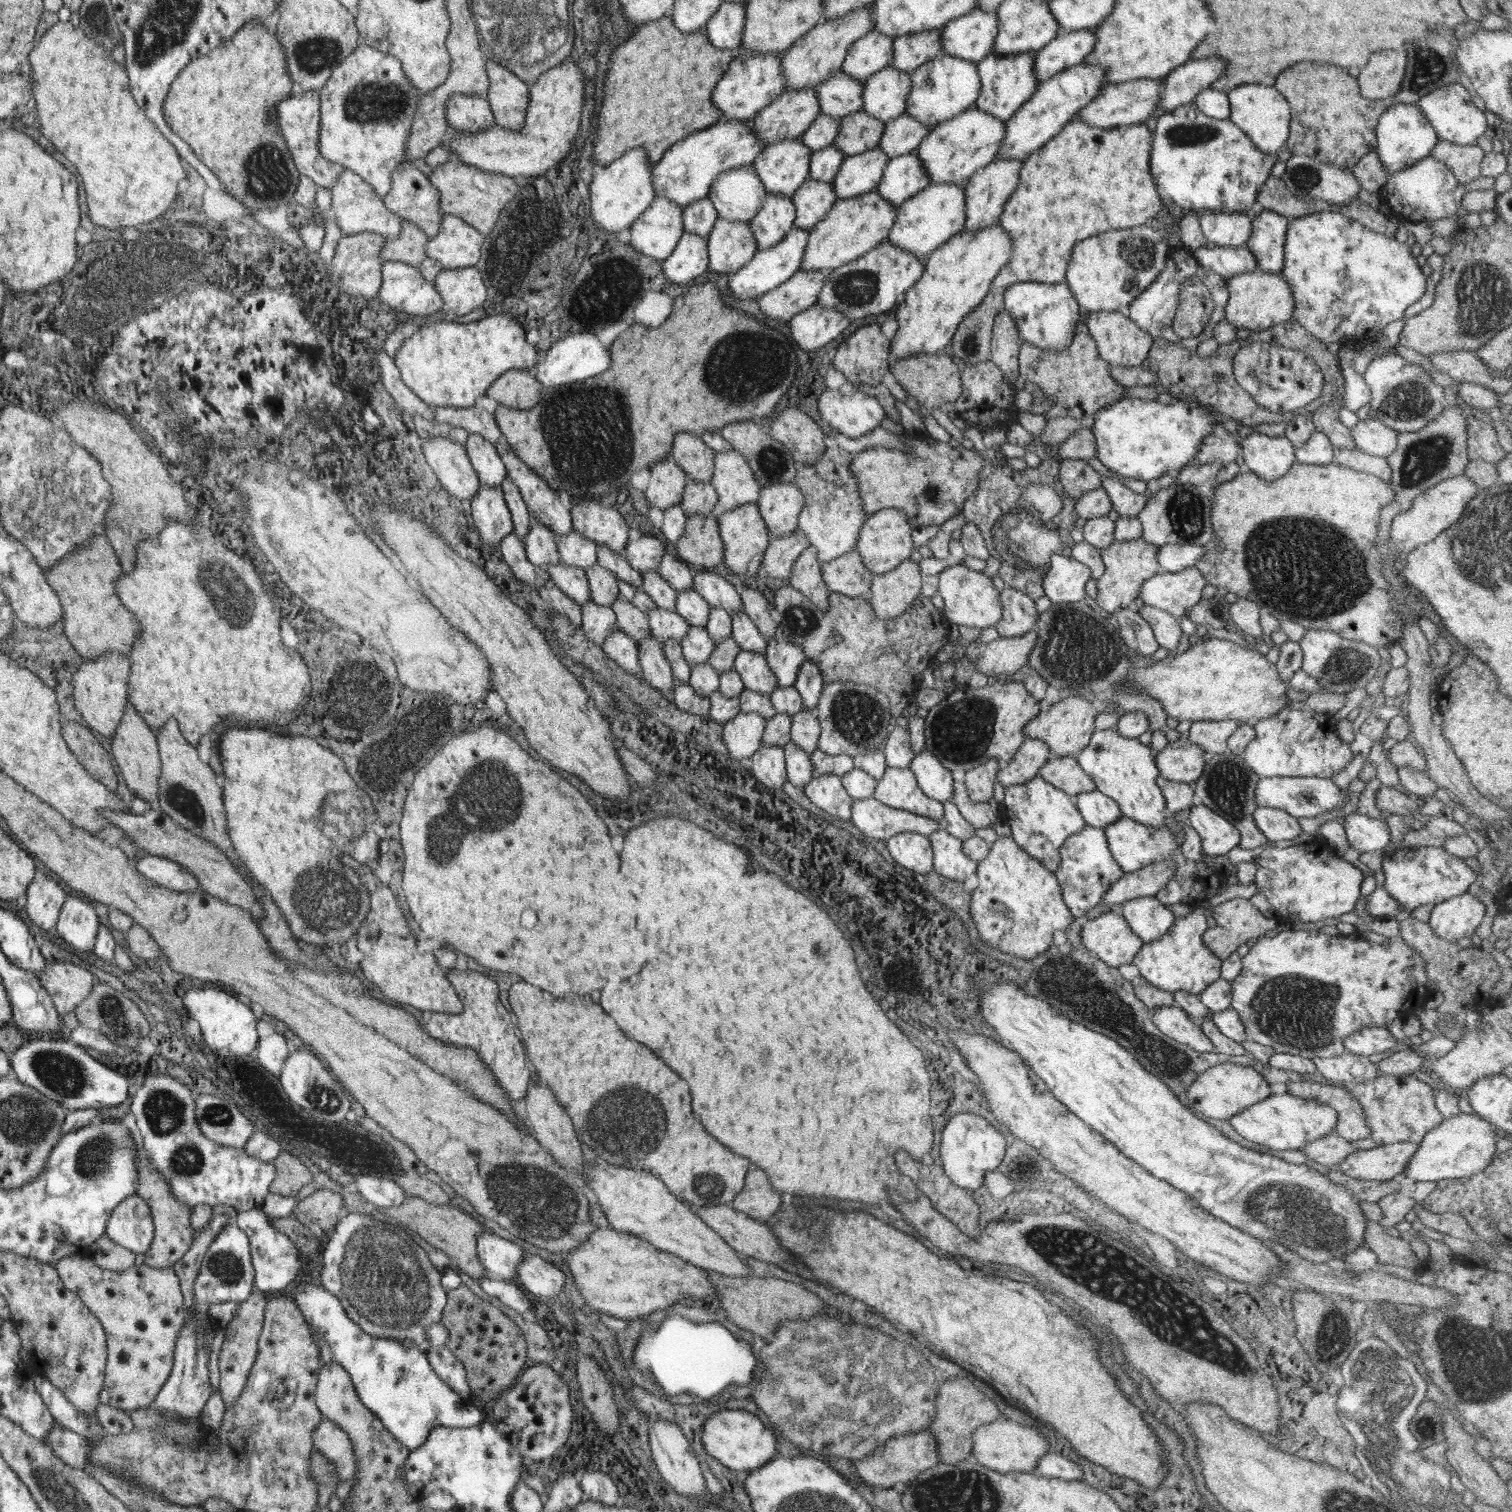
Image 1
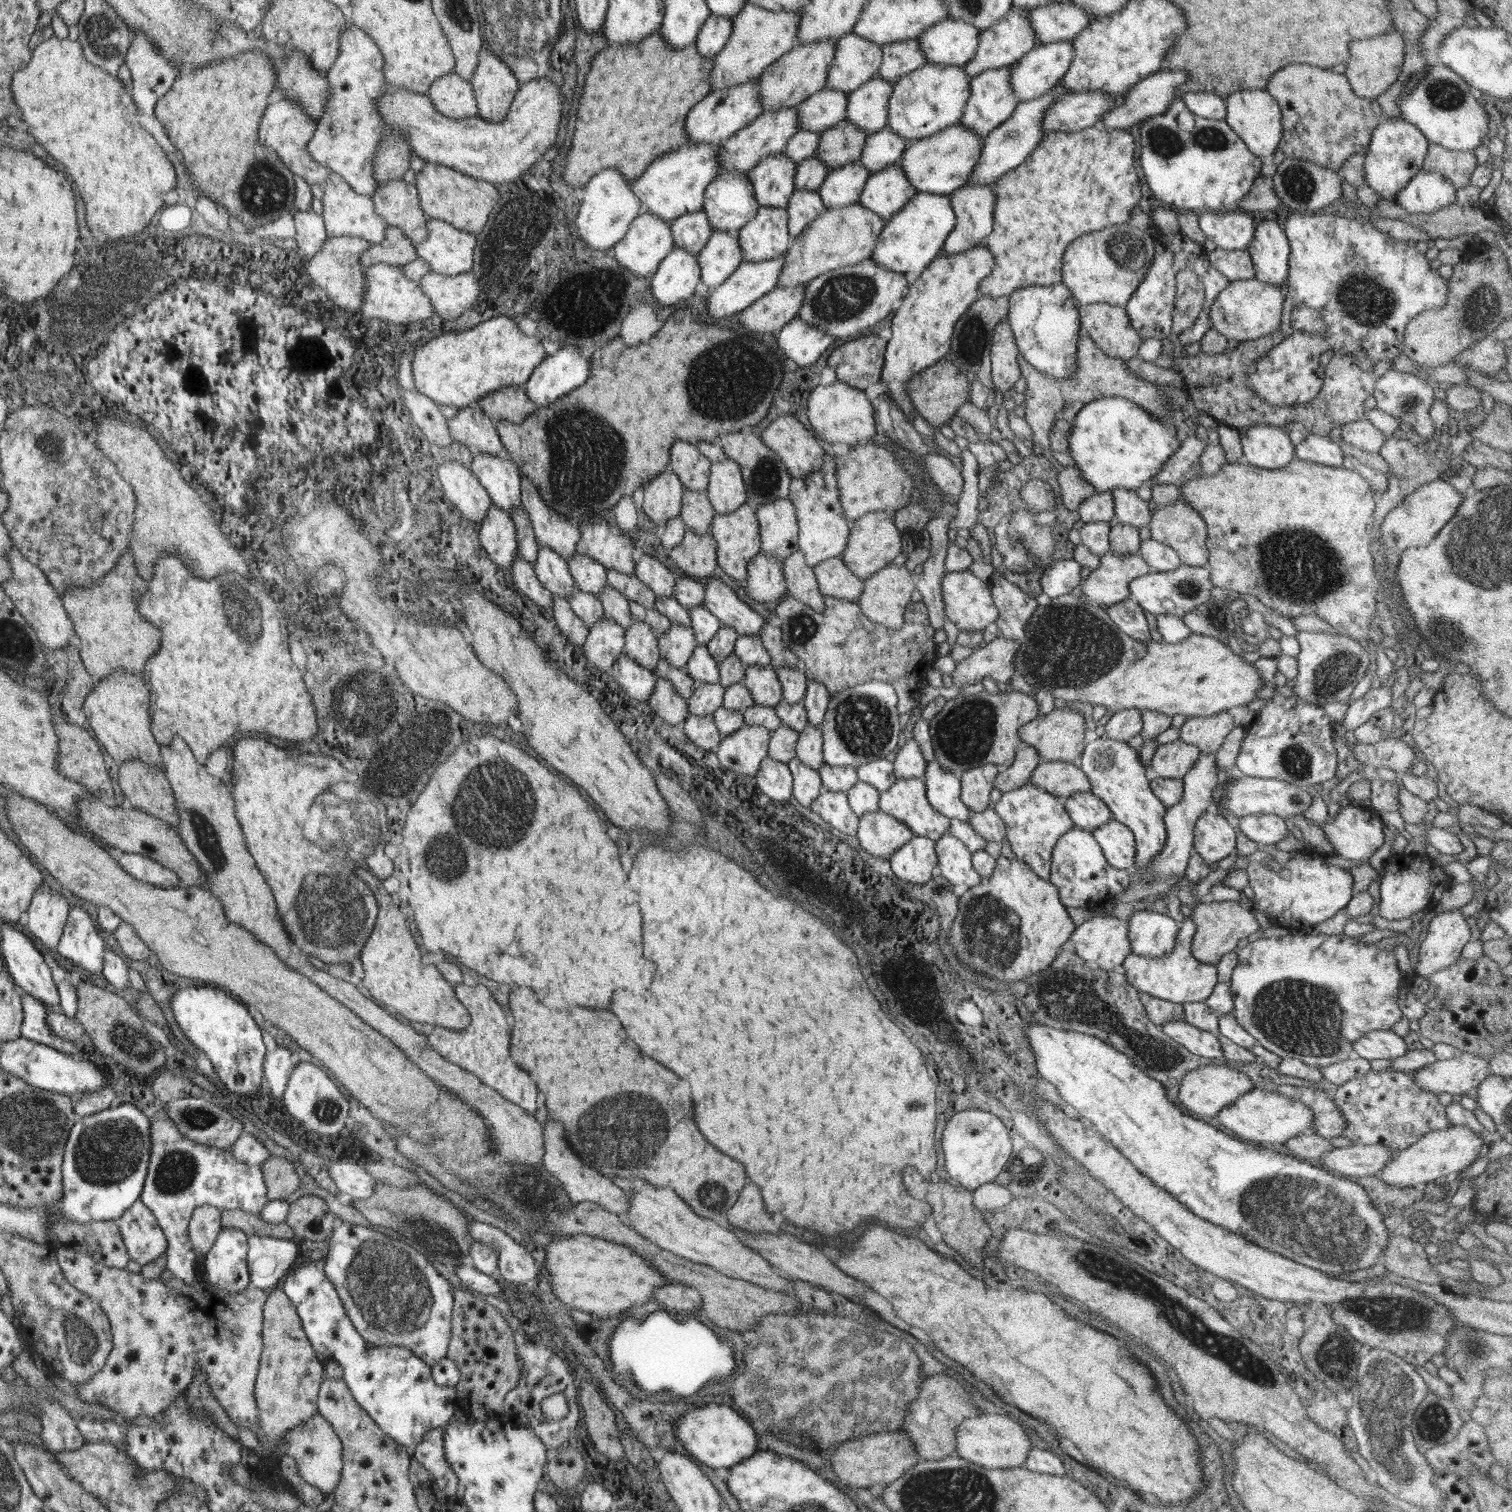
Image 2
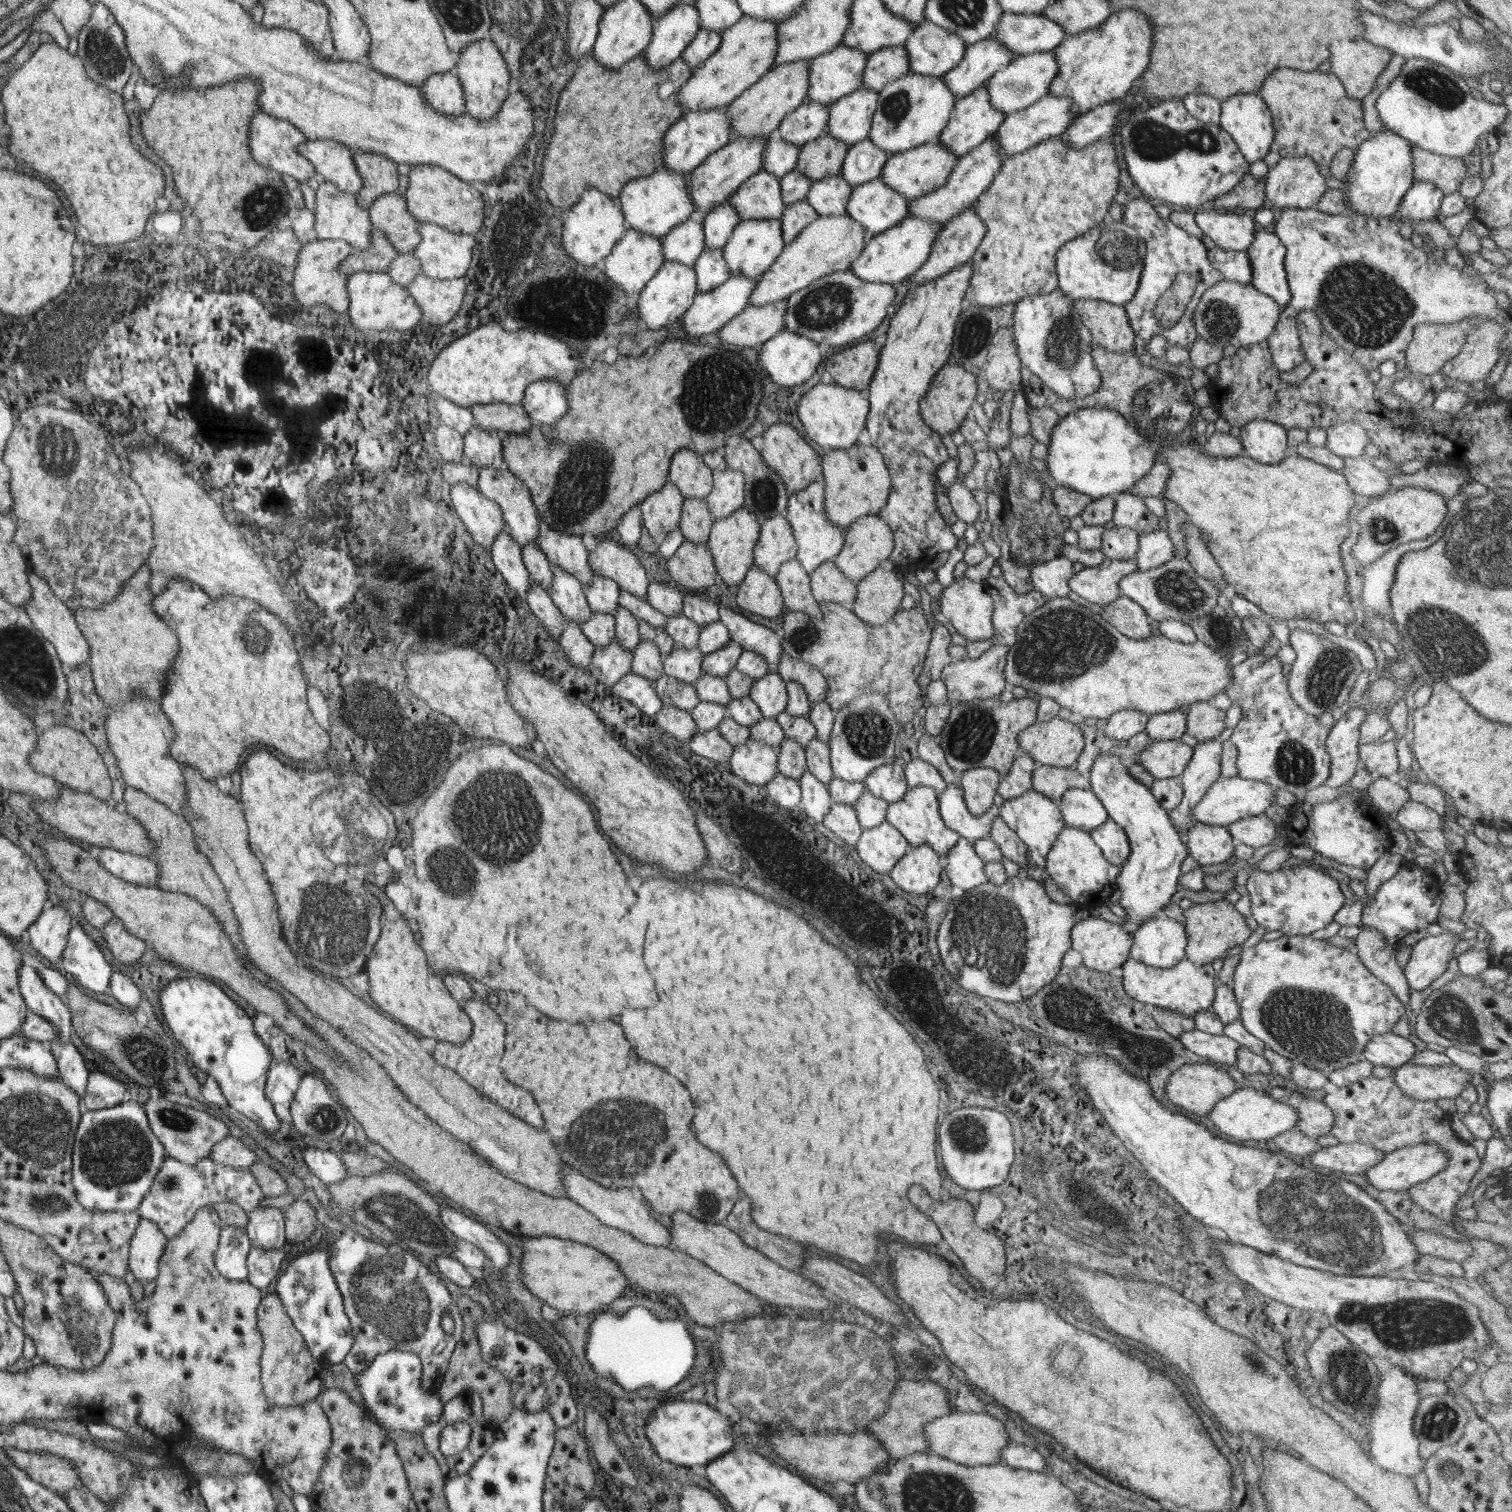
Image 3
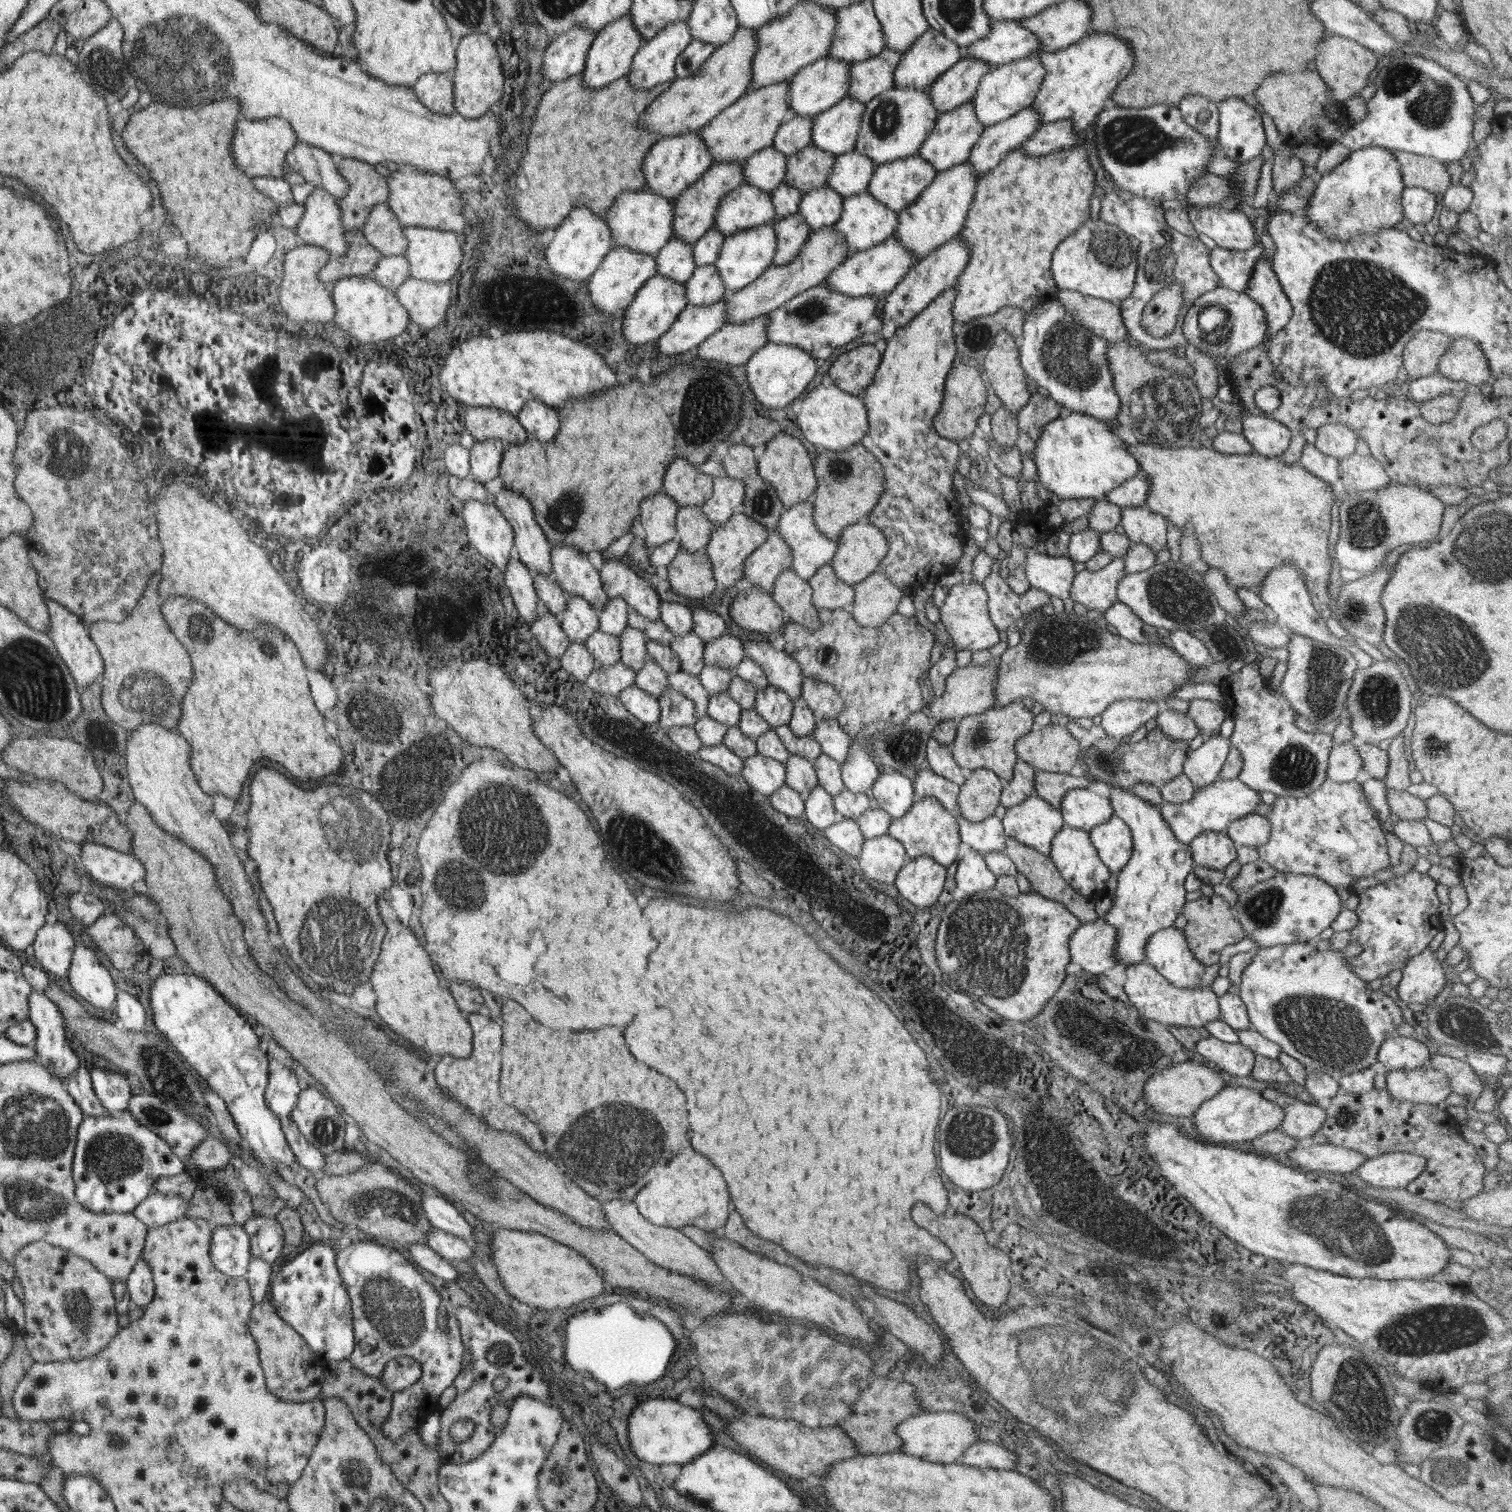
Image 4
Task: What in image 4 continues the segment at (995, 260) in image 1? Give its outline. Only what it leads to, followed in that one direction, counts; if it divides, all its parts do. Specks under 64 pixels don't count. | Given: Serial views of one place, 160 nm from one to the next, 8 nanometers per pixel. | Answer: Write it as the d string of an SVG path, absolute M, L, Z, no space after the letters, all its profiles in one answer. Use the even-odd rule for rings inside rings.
M956 286L944 290L911 318L906 328L900 328L887 340L887 348L881 354L880 364L862 398L868 411L869 427L861 443L881 462L885 476L885 489L865 521L882 531L888 542L888 555L878 570L887 574L900 592L908 589L912 596L917 594L922 584L936 582L952 564L958 562L968 539L962 528L964 519L952 484L960 450L958 444L940 436L933 425L943 399L946 375L959 358L955 345L957 326L952 312L956 295Z

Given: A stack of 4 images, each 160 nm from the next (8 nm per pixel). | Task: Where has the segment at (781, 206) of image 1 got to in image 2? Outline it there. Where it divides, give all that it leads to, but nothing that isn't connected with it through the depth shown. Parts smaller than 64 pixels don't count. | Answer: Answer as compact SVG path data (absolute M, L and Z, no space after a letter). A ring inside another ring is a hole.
M760 206L756 216L736 236L744 262L762 262L786 254L792 243L787 210Z

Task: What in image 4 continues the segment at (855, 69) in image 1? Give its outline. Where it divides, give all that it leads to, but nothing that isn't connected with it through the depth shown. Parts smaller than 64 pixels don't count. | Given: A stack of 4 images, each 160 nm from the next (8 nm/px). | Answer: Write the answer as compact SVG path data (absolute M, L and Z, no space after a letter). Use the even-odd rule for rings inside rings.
M820 58L813 64L804 66L790 80L788 94L790 114L792 116L810 116L812 118L832 108L848 95L850 89L850 66L838 58Z

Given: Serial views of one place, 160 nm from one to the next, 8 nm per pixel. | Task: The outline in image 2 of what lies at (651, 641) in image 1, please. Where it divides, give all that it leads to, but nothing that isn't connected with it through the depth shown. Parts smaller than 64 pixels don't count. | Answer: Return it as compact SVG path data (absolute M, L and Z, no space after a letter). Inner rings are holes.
M653 671L656 675L656 686L651 692L651 697L648 700L647 706L650 706L657 713L657 716L662 718L662 721L668 722L672 725L678 724L678 722L685 721L685 716L689 713L689 706L687 705L687 700L683 699L674 688L674 685L665 678L658 677L656 671Z

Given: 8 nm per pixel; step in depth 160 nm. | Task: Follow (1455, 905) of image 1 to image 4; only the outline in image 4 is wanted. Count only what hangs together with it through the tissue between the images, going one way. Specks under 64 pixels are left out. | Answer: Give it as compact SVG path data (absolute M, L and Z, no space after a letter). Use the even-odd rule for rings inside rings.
M1426 947L1420 954L1409 958L1402 969L1402 978L1397 986L1398 996L1411 1004L1434 1005L1435 996L1444 988L1447 976L1435 952Z

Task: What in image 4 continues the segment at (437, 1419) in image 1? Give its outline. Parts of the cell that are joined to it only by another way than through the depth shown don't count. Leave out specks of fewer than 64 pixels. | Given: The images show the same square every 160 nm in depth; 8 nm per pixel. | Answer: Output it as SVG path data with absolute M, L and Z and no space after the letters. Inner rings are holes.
M323 1244L312 1245L284 1265L278 1273L272 1300L279 1315L295 1327L311 1349L327 1363L348 1359L356 1346L351 1297L335 1263L335 1258L338 1256L335 1248ZM412 1357L390 1359L381 1374L381 1383L393 1394L412 1386L423 1374L421 1364Z

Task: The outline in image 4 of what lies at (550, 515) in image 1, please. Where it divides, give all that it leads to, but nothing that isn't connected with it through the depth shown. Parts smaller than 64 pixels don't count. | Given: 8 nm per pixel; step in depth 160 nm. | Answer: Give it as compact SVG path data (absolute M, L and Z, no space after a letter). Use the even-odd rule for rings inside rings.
M553 546L551 550L552 574L555 581L569 596L582 596L598 611L604 609L608 598L600 582L600 573L592 566L588 556L570 546Z

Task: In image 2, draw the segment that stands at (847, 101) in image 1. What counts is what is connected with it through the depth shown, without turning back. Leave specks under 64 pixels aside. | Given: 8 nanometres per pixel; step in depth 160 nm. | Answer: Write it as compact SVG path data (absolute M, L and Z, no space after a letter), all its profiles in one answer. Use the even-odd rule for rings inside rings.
M828 87L812 94L807 100L796 106L798 130L810 130L810 132L822 134L838 122L846 121L847 102L847 94L836 92Z

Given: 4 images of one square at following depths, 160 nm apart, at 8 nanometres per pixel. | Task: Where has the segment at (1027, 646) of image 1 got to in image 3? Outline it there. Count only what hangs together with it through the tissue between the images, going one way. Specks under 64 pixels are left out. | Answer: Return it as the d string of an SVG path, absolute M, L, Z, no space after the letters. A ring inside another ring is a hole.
M995 642L978 658L966 658L948 664L941 674L941 680L947 688L947 698L958 700L958 703L970 702L977 698L998 698L1007 685L1004 670L1008 651L1008 645Z

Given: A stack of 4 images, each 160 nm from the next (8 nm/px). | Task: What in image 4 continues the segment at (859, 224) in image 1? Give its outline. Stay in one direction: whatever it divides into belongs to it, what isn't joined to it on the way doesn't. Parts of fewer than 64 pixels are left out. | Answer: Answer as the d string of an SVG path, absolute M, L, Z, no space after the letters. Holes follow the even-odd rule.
M835 225L812 230L799 253L785 265L770 265L754 282L737 291L726 294L727 323L742 324L761 314L769 314L780 308L787 300L794 298L813 286L824 282L829 274L838 268L850 255L848 243Z

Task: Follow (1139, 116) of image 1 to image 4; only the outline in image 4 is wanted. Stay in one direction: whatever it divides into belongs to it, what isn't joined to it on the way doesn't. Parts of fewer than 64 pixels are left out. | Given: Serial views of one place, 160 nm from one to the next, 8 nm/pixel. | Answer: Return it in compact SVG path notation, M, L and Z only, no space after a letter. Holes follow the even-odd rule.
M1030 105L1011 118L988 126L972 147L969 160L981 178L989 170L996 168L1003 157L1018 149L1042 126L1040 114Z

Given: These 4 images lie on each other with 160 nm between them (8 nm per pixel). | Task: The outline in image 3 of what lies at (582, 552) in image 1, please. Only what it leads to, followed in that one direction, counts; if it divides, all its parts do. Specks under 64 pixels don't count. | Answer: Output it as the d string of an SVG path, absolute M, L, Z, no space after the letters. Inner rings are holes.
M594 575L587 585L583 585L583 588L592 613L615 616L621 591L617 582L602 575Z

